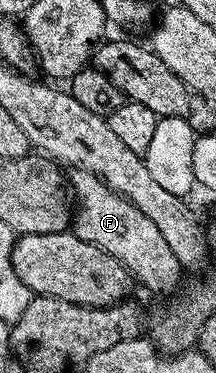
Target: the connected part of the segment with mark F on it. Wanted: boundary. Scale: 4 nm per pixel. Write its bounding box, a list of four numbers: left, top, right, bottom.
[68,169,184,295]

